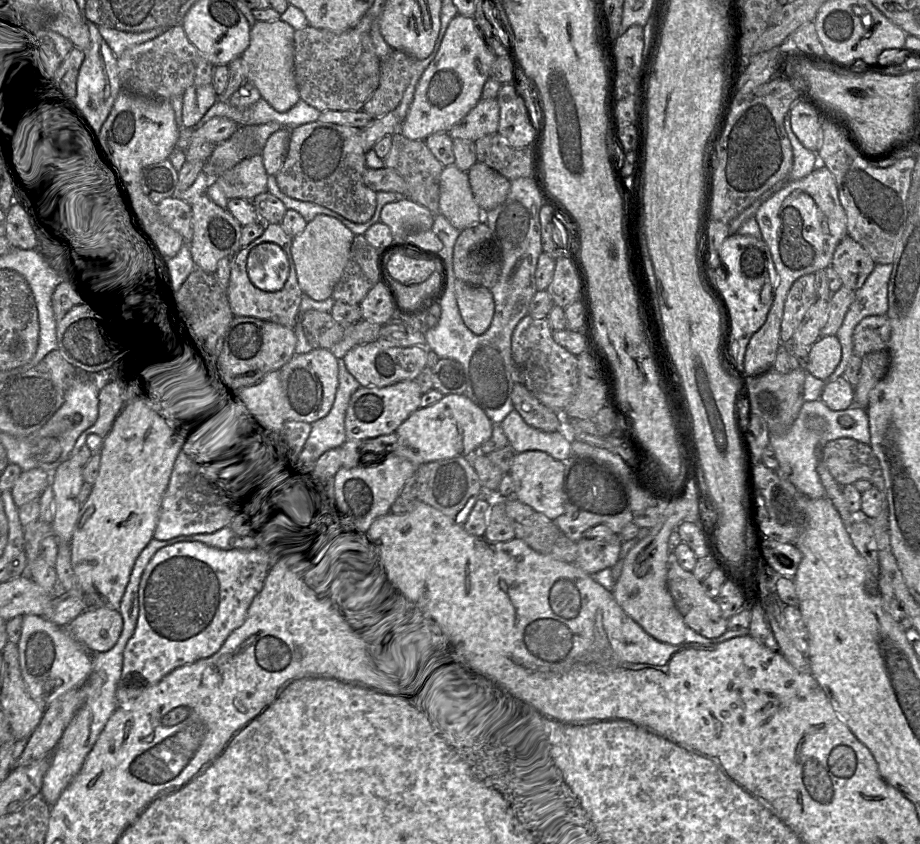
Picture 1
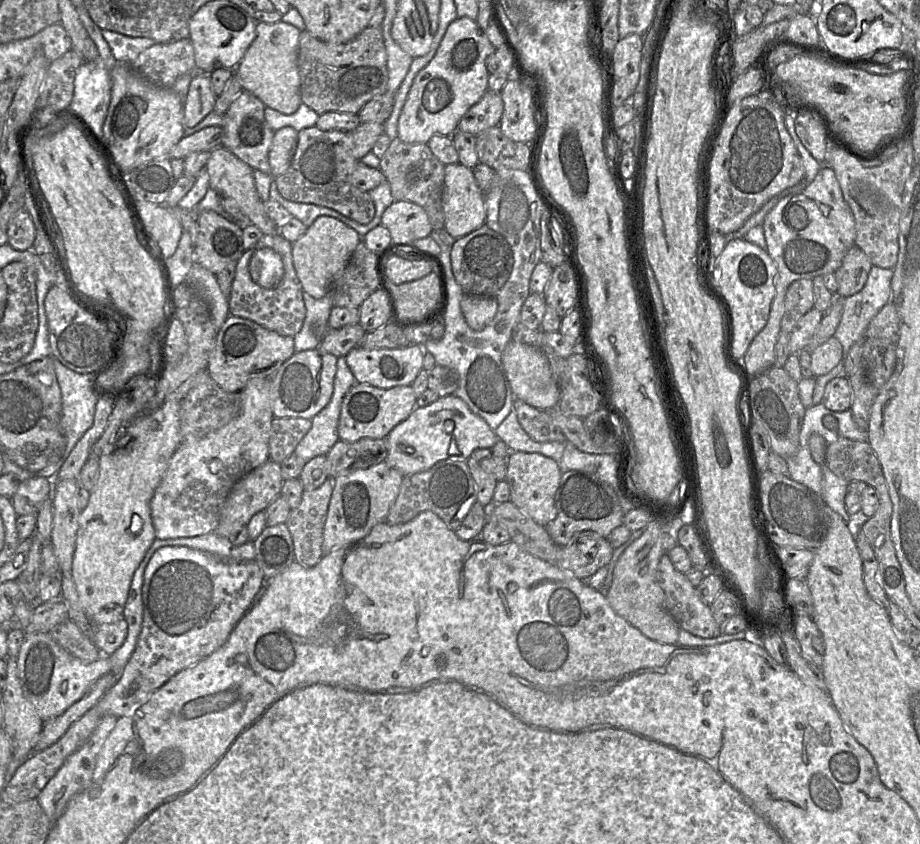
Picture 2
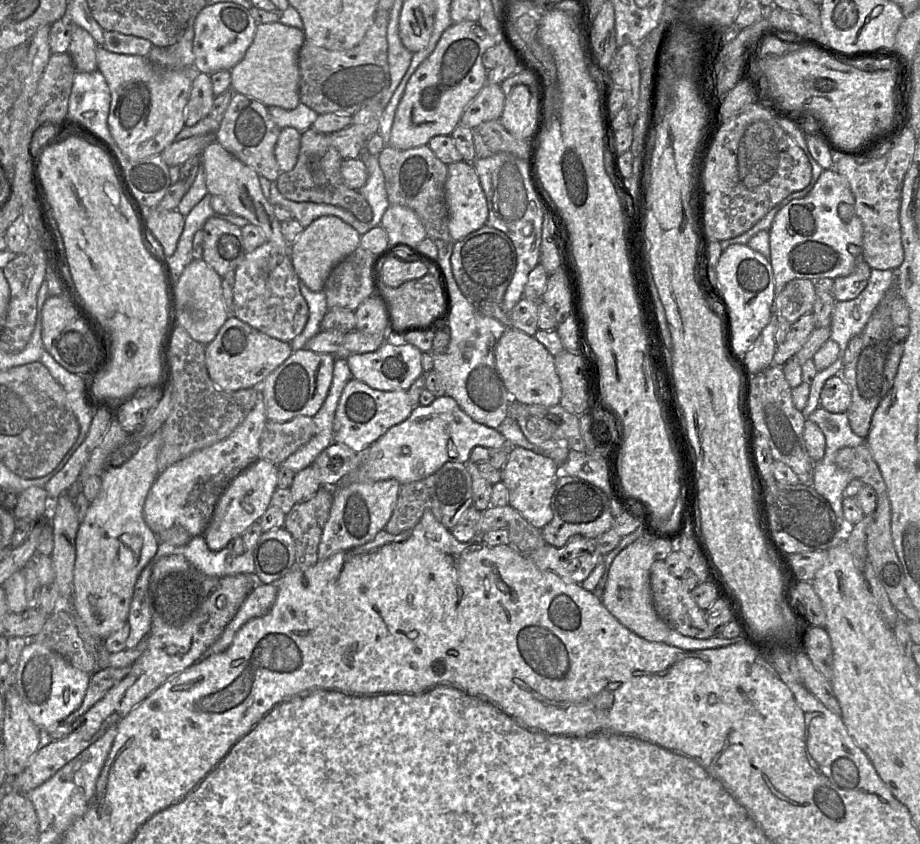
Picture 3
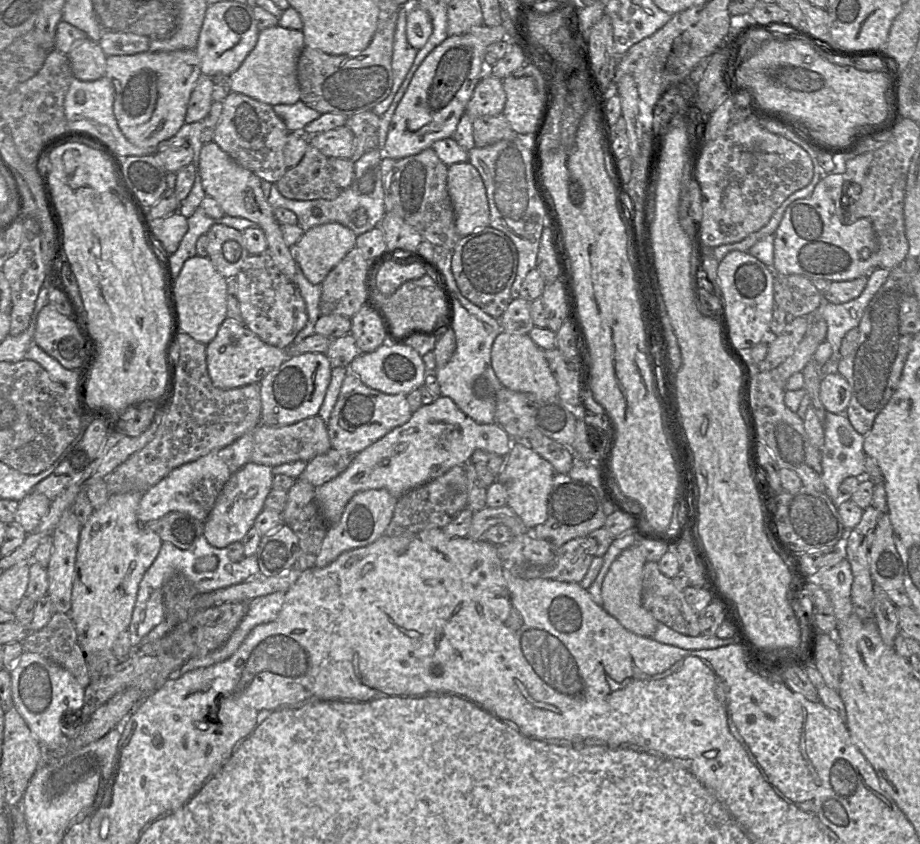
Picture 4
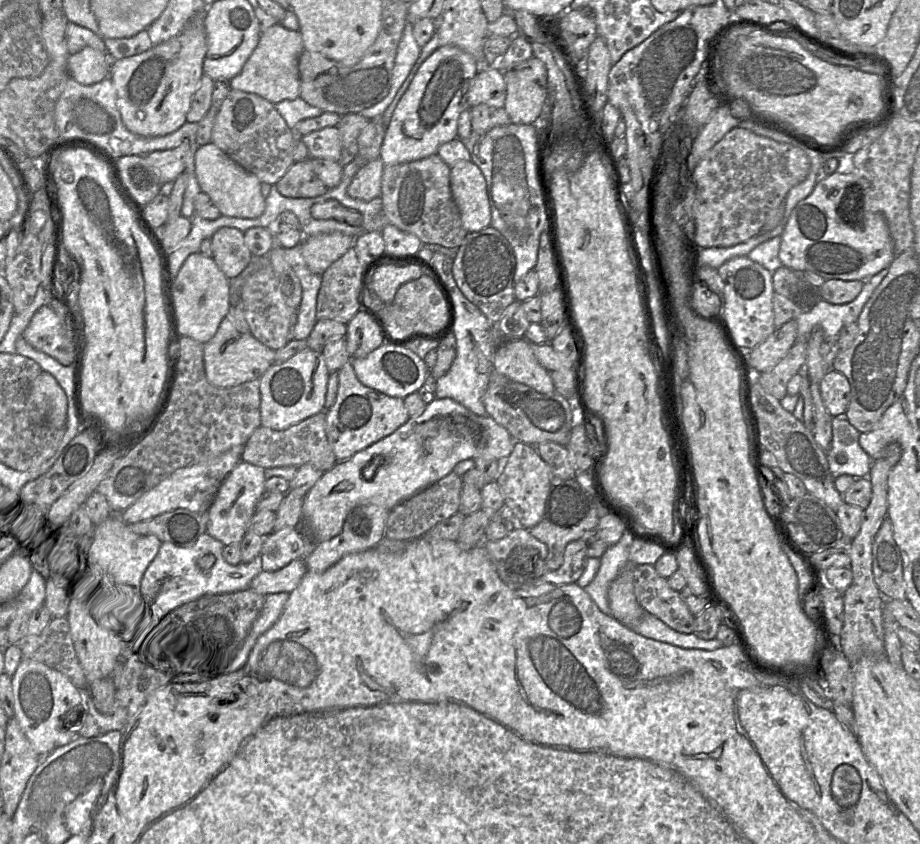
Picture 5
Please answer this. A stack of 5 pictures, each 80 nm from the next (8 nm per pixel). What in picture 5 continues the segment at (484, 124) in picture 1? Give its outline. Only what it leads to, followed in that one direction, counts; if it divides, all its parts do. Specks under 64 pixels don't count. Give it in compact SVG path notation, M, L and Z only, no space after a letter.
M496 66L483 68L471 82L467 94L467 106L479 104L504 108L506 84L503 72Z

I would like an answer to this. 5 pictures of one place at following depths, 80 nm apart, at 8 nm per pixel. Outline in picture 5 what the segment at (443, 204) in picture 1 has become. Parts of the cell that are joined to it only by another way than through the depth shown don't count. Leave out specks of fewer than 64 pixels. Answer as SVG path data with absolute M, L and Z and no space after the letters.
M468 160L451 166L450 188L462 226L468 233L490 226L491 209L486 180L477 165Z

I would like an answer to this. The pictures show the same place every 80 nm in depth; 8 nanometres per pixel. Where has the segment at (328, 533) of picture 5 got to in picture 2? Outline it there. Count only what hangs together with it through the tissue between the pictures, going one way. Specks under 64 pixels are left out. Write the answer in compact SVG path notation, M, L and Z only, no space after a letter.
M452 394L439 397L427 406L415 407L409 417L396 425L386 438L388 454L385 461L407 476L426 471L443 460L467 460L476 449L492 447L498 440L487 422L473 413L461 398Z

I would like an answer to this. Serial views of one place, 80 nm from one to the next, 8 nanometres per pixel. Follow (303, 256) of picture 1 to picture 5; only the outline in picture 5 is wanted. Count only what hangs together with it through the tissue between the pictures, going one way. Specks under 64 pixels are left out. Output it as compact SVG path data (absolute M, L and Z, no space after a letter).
M341 232L304 237L301 253L310 271L323 275L332 263L354 246L354 241L354 237Z

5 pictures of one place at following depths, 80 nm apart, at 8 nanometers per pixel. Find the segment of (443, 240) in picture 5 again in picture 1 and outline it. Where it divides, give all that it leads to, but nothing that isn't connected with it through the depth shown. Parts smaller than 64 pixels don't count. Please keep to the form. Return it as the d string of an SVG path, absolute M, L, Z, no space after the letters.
M395 132L392 135L392 145L390 148L389 153L387 154L387 156L383 159L385 167L386 168L391 168L391 169L395 169L406 181L407 184L407 197L400 197L400 198L409 198L412 201L426 207L433 215L437 215L440 213L440 209L439 209L439 197L440 197L440 176L442 173L442 170L444 168L444 166L436 159L436 157L432 154L432 152L429 150L429 148L427 147L426 143L424 140L410 140L408 138L406 138L402 133L400 132Z

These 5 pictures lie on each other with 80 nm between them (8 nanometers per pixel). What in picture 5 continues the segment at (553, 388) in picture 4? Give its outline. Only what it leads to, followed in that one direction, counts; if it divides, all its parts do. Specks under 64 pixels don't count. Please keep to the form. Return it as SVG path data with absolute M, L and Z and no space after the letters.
M525 338L508 340L501 344L493 354L493 369L539 393L555 391L551 377L537 361L530 342Z

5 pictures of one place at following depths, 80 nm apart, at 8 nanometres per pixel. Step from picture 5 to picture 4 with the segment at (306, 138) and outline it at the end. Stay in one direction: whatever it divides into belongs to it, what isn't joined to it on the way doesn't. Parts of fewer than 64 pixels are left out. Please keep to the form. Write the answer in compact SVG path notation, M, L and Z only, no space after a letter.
M347 126L307 136L309 144L326 157L350 159L354 153L354 135Z

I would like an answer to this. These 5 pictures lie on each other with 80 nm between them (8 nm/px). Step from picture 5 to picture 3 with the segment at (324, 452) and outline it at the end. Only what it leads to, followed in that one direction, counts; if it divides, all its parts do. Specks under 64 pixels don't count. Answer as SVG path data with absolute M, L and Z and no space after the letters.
M297 416L284 422L268 421L260 439L260 459L279 465L315 433L316 425L310 416Z

